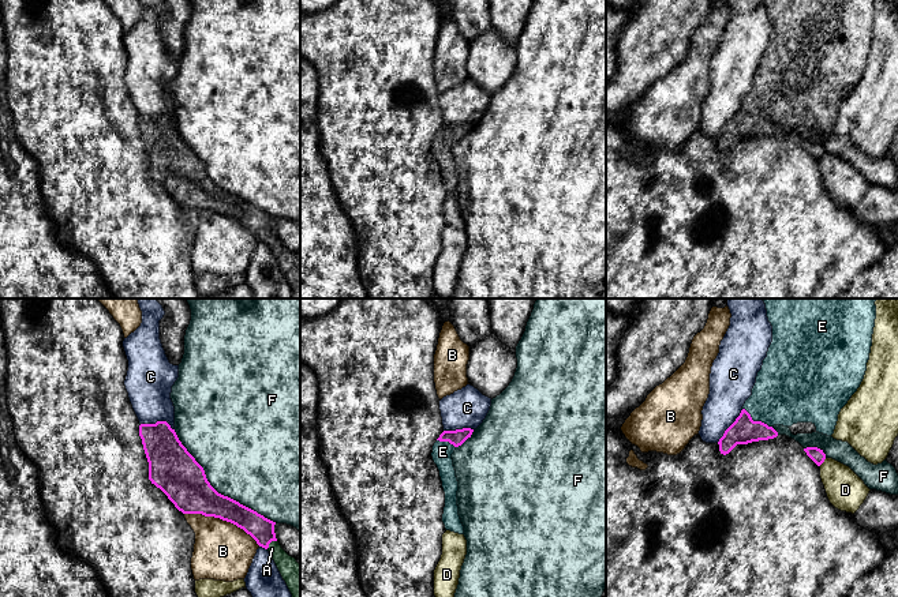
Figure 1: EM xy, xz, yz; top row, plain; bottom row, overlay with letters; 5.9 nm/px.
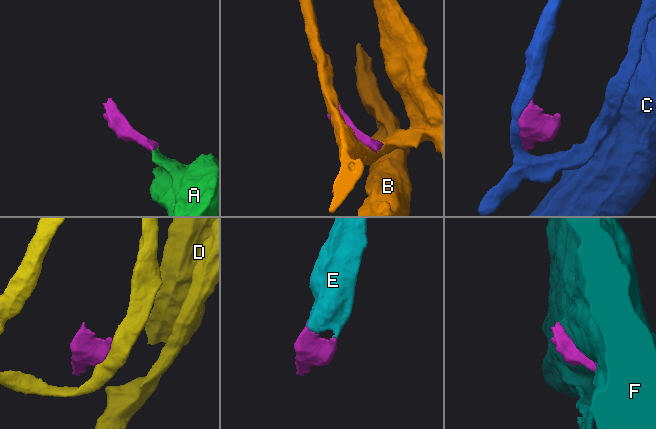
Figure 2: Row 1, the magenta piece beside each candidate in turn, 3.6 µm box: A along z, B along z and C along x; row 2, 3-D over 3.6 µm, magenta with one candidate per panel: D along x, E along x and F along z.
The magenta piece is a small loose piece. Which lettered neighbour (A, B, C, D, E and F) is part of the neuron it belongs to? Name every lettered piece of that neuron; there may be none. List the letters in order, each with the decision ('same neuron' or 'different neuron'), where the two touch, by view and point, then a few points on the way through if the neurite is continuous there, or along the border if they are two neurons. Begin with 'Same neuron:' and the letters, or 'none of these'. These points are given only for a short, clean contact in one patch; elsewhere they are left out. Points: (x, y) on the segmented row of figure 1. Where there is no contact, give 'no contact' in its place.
Same neuron: A, E
A: same neuron; contact xy (270, 541); way xy (261, 529), (270, 541), (295, 575)
B: different neuron; contact xy (223, 519)
C: different neuron; contact xy (157, 421)
D: different neuron; contact yz (822, 462)
E: same neuron; contact yz (758, 421)
F: different neuron; contact xy (214, 490)

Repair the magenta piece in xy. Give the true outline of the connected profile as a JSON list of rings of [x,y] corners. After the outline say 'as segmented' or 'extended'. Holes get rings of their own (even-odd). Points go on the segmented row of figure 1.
[[[166,421],[141,424],[139,436],[151,484],[183,514],[214,517],[243,529],[259,547],[269,551],[292,597],[300,597],[300,564],[277,541],[276,522],[218,493]]]; extended

